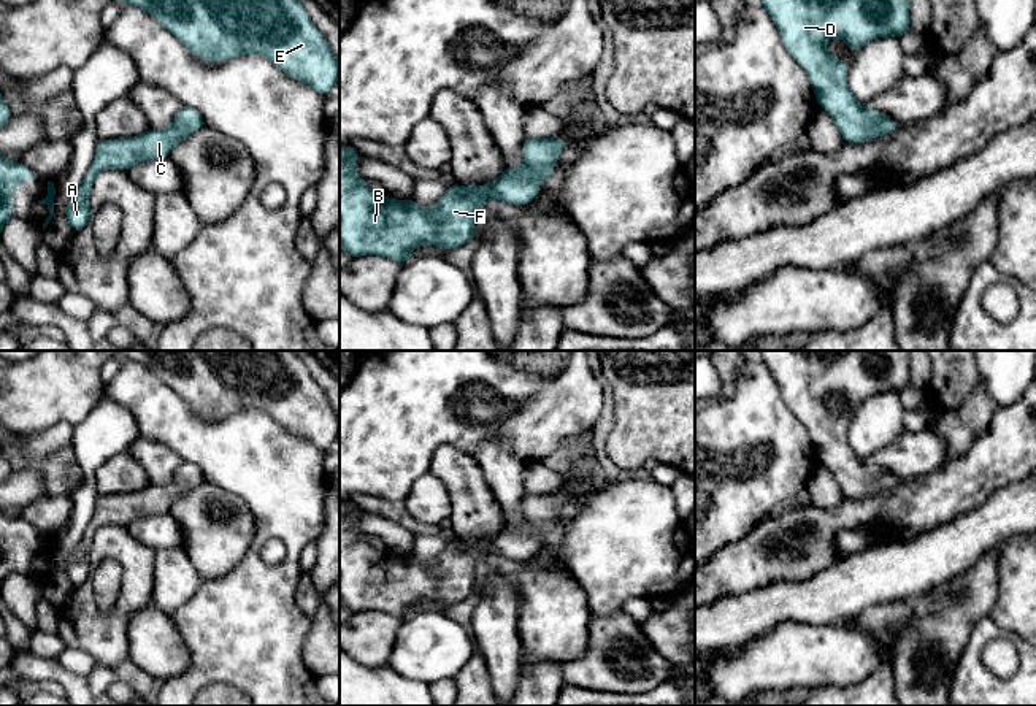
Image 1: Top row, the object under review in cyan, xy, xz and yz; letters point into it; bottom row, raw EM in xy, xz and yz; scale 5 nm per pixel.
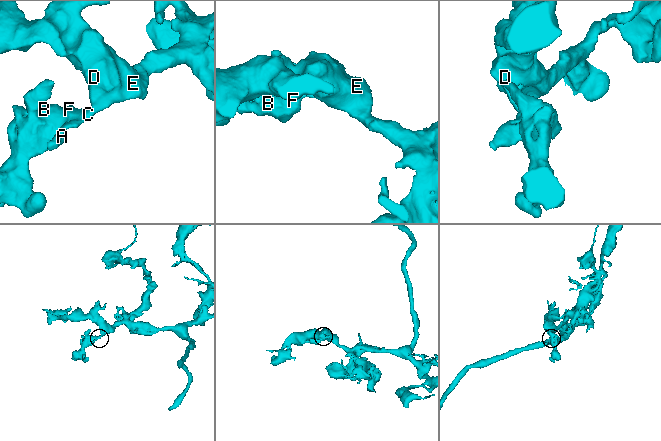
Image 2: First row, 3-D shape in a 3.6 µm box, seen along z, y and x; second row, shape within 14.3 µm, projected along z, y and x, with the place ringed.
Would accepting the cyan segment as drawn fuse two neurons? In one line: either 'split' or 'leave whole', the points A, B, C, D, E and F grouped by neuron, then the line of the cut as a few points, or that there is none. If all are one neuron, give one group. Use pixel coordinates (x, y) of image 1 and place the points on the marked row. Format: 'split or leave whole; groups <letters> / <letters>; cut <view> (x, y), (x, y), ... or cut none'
leave whole; groups A B C D E F; cut none

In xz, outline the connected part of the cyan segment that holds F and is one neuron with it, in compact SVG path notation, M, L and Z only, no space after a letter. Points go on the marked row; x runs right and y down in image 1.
M560 135L527 138L517 170L505 165L498 179L485 186L454 182L438 205L425 209L416 200L381 198L355 173L359 152L351 144L340 144L340 247L351 259L382 255L403 265L420 244L446 252L460 247L478 235L474 211L481 203L528 205L565 148L566 140Z

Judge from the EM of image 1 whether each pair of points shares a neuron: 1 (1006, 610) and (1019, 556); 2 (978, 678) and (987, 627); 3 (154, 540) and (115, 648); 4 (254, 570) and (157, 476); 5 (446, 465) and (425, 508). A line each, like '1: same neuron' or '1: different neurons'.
1: same neuron
2: same neuron
3: different neurons
4: different neurons
5: different neurons

